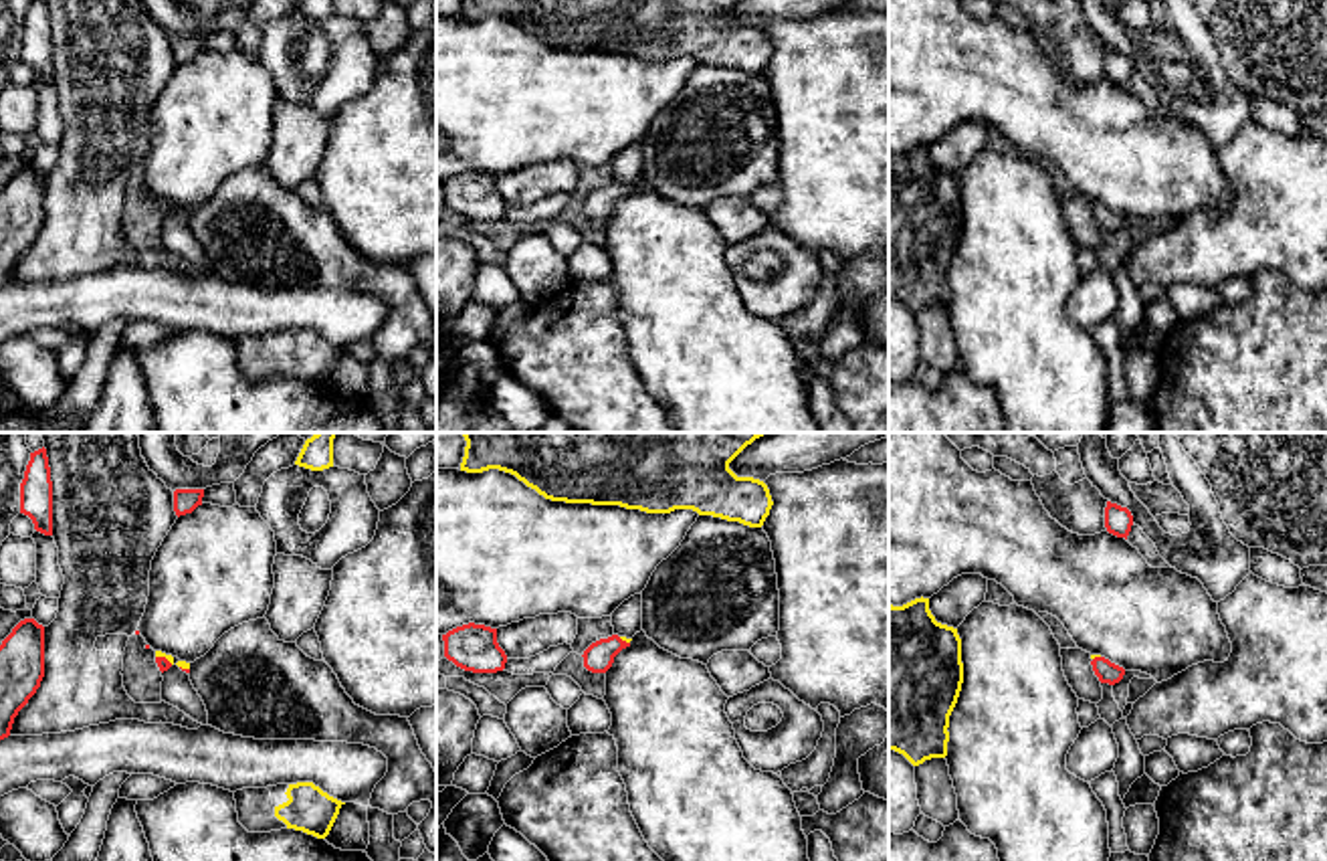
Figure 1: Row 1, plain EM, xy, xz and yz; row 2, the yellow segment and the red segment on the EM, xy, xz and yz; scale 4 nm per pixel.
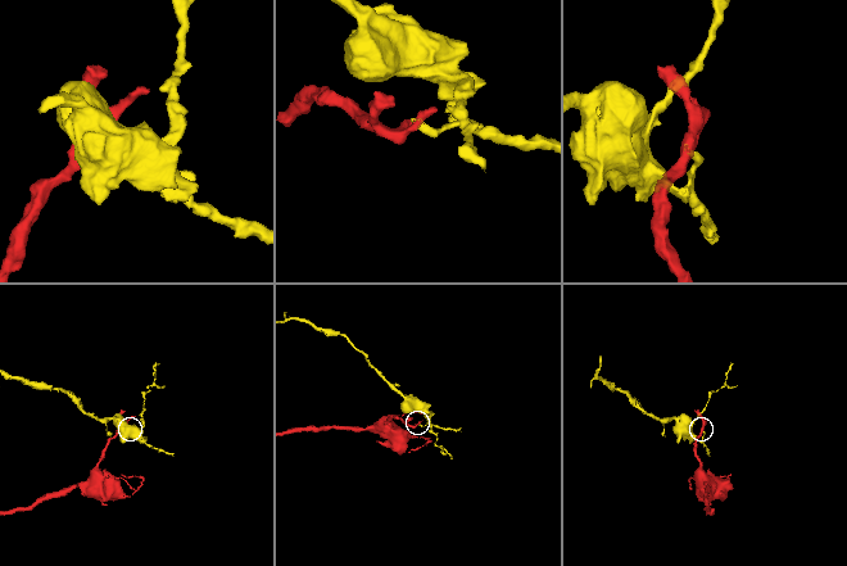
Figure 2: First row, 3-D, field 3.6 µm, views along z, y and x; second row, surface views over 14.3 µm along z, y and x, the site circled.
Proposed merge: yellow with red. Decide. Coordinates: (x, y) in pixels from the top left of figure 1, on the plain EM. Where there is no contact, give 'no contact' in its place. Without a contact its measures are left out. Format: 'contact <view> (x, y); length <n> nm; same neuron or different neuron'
contact xy (164, 203); length 80 nm; different neuron

